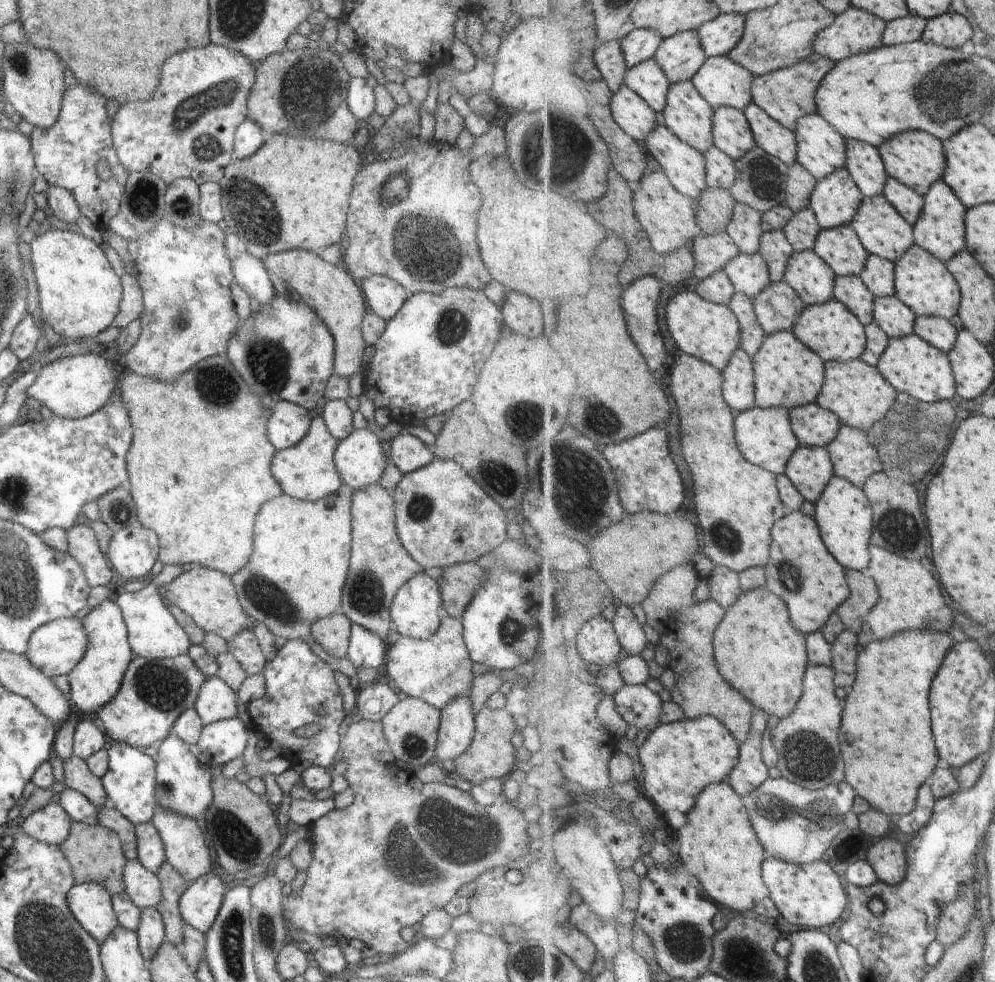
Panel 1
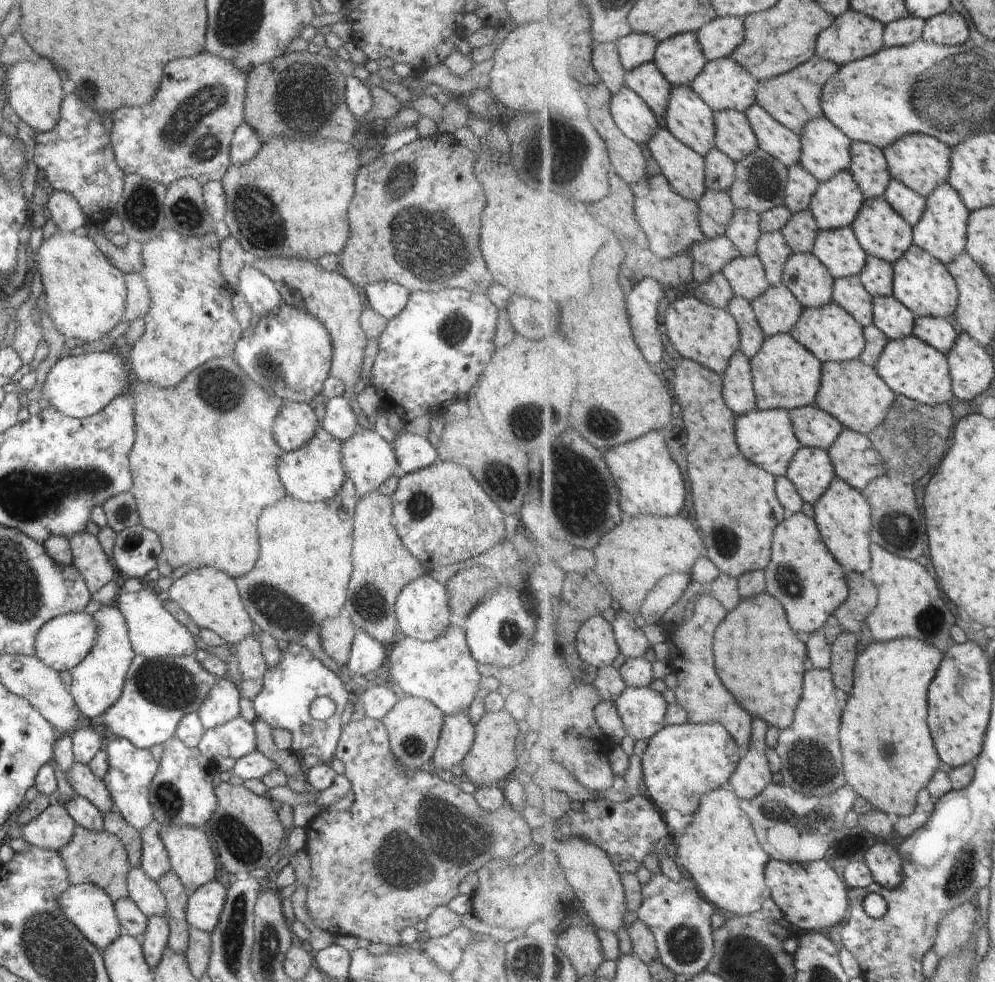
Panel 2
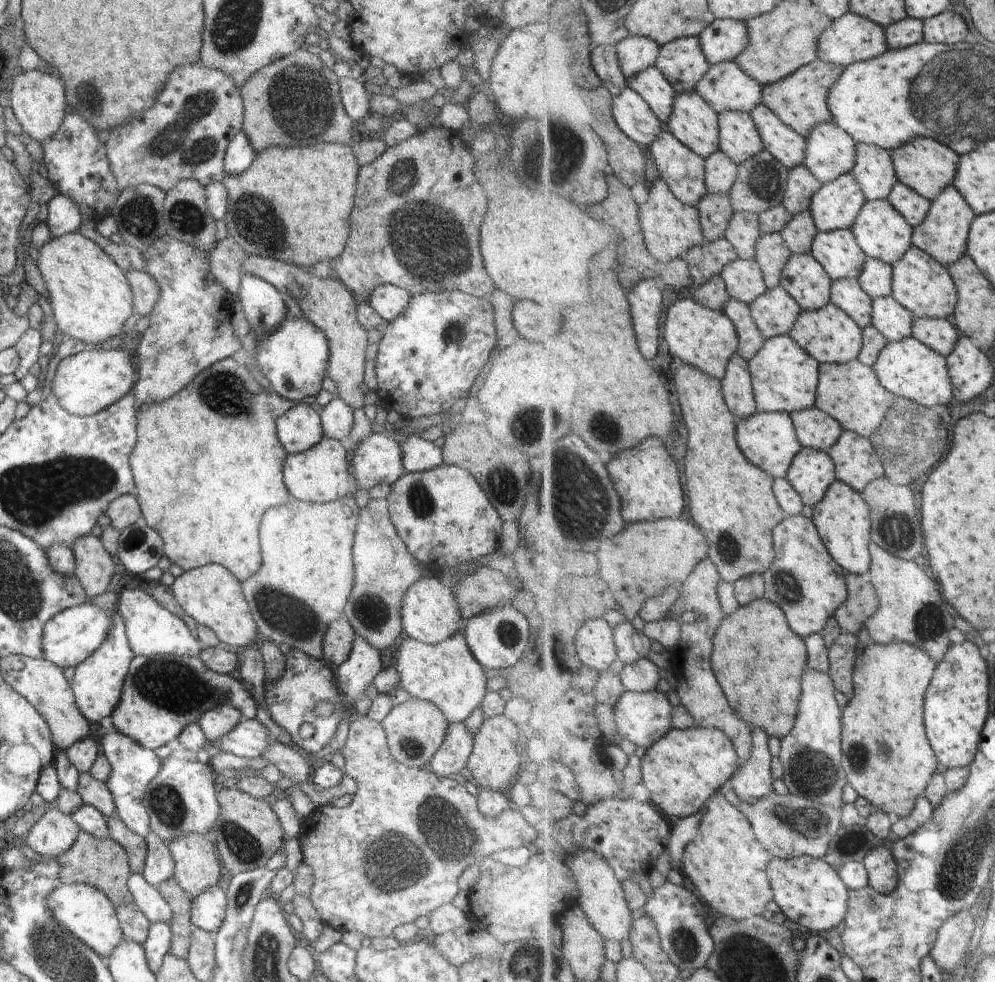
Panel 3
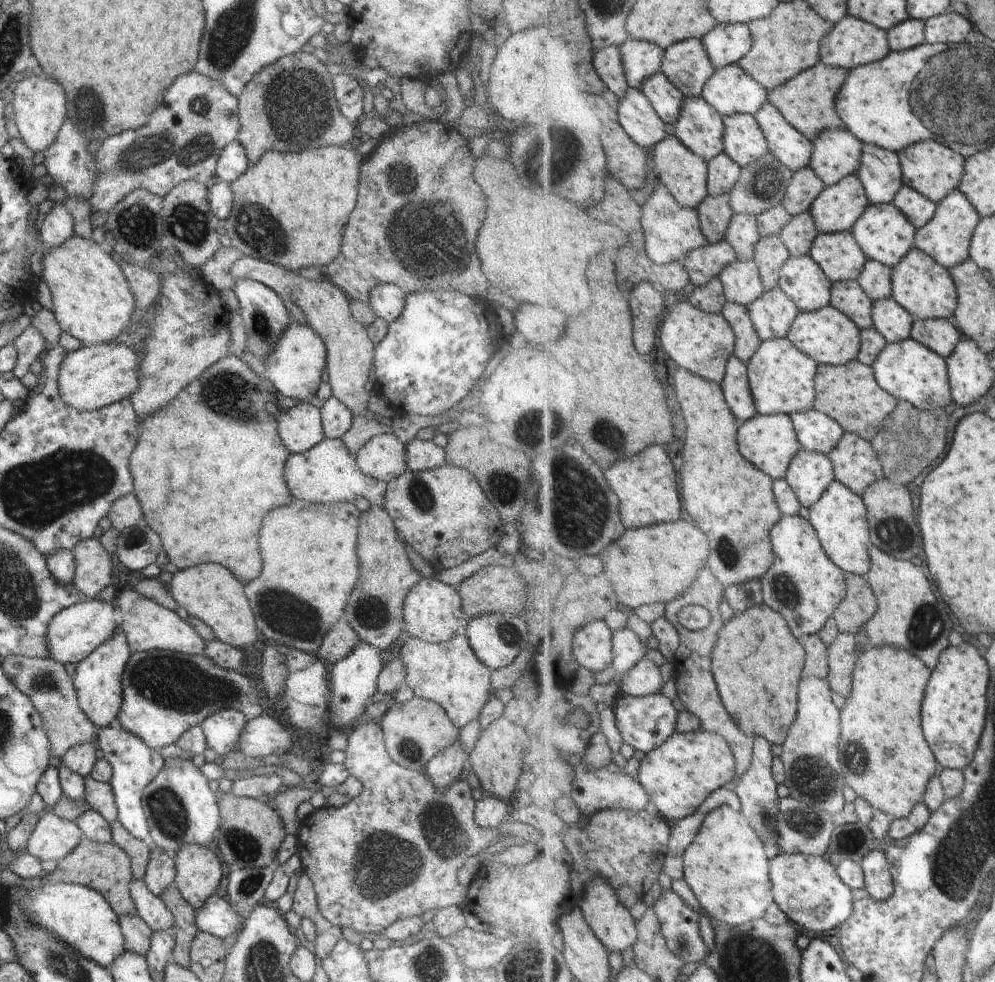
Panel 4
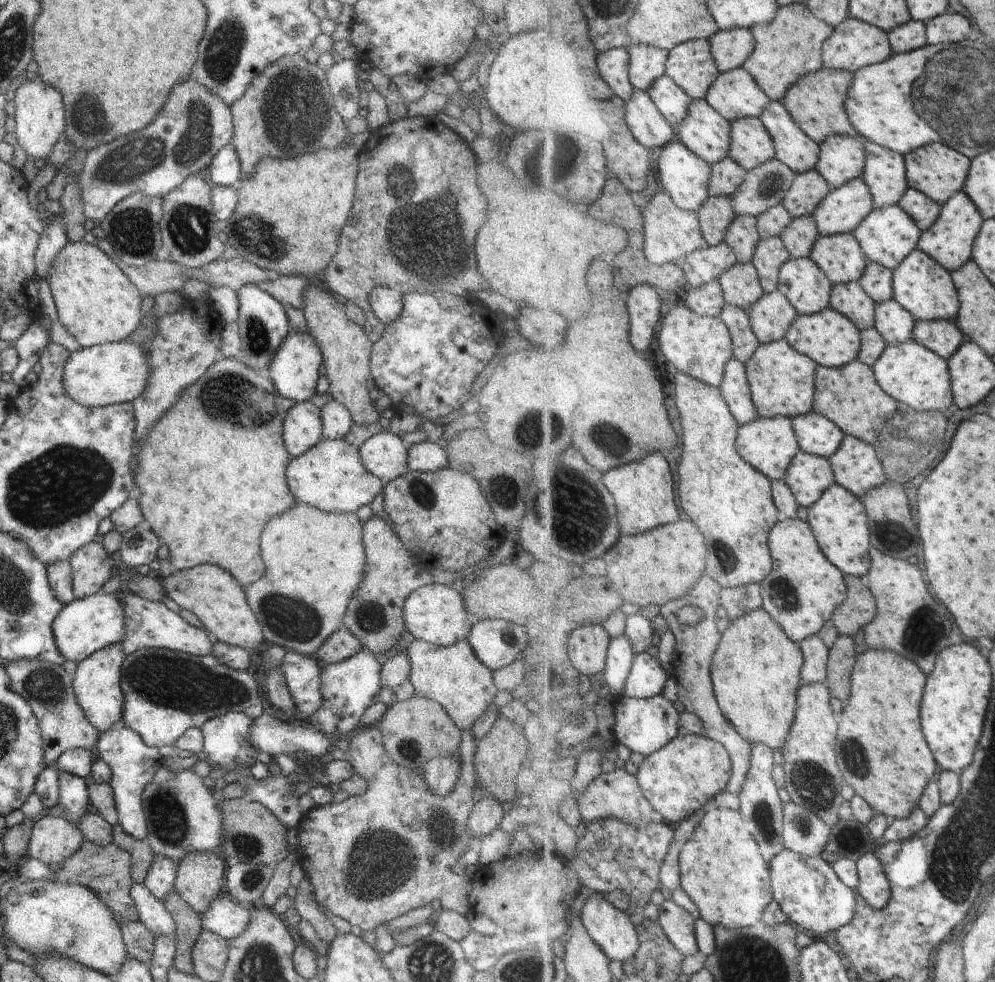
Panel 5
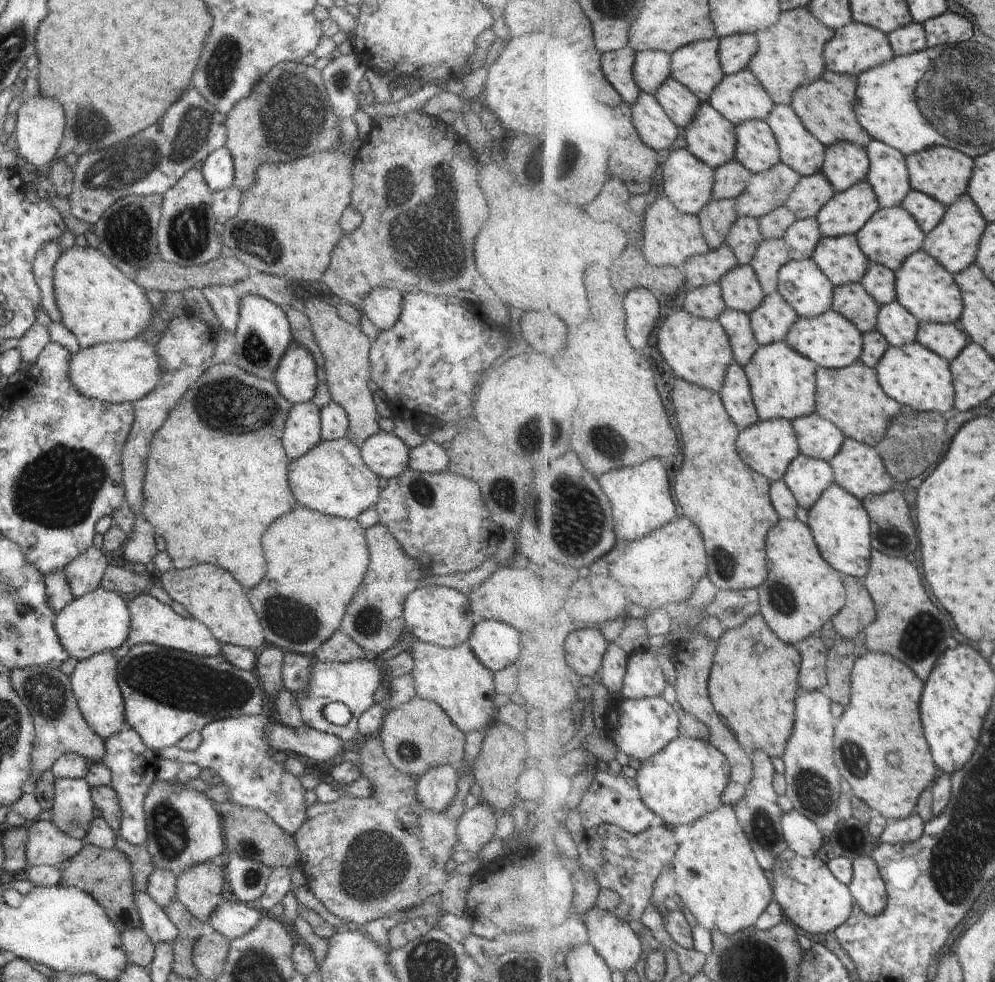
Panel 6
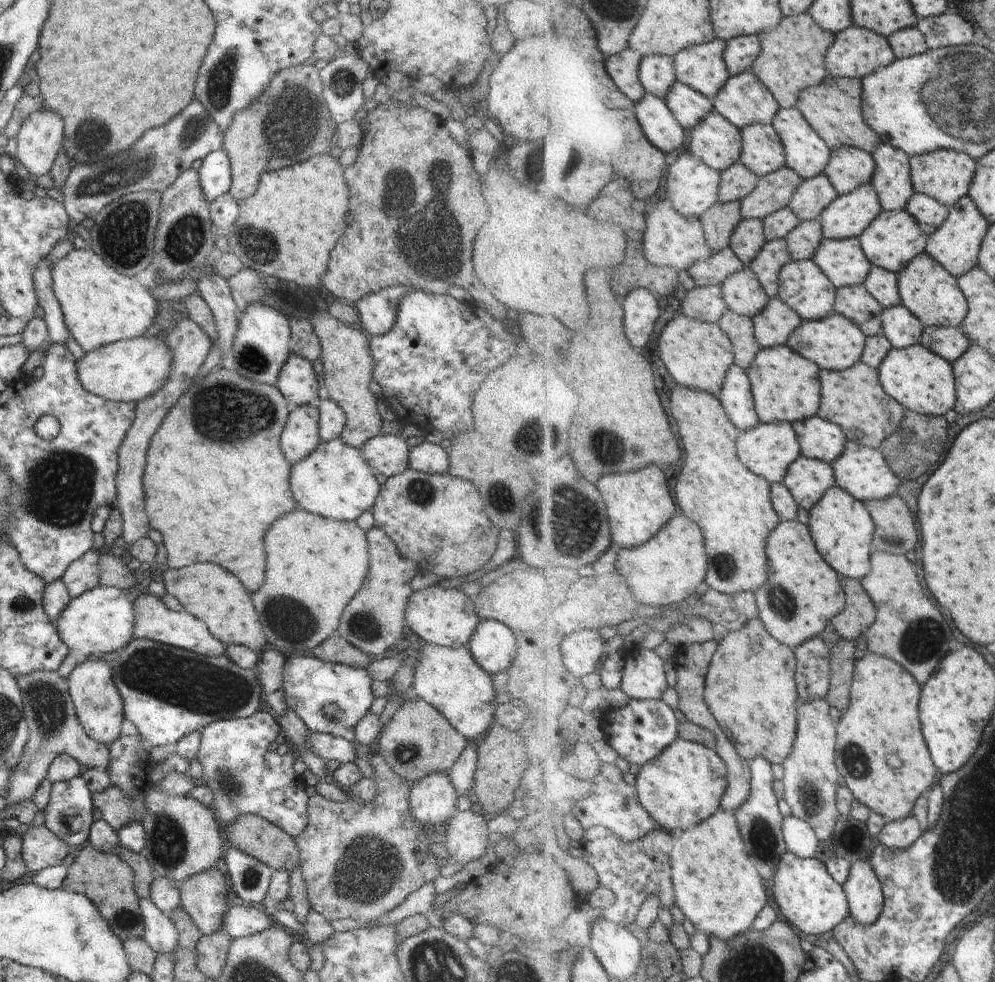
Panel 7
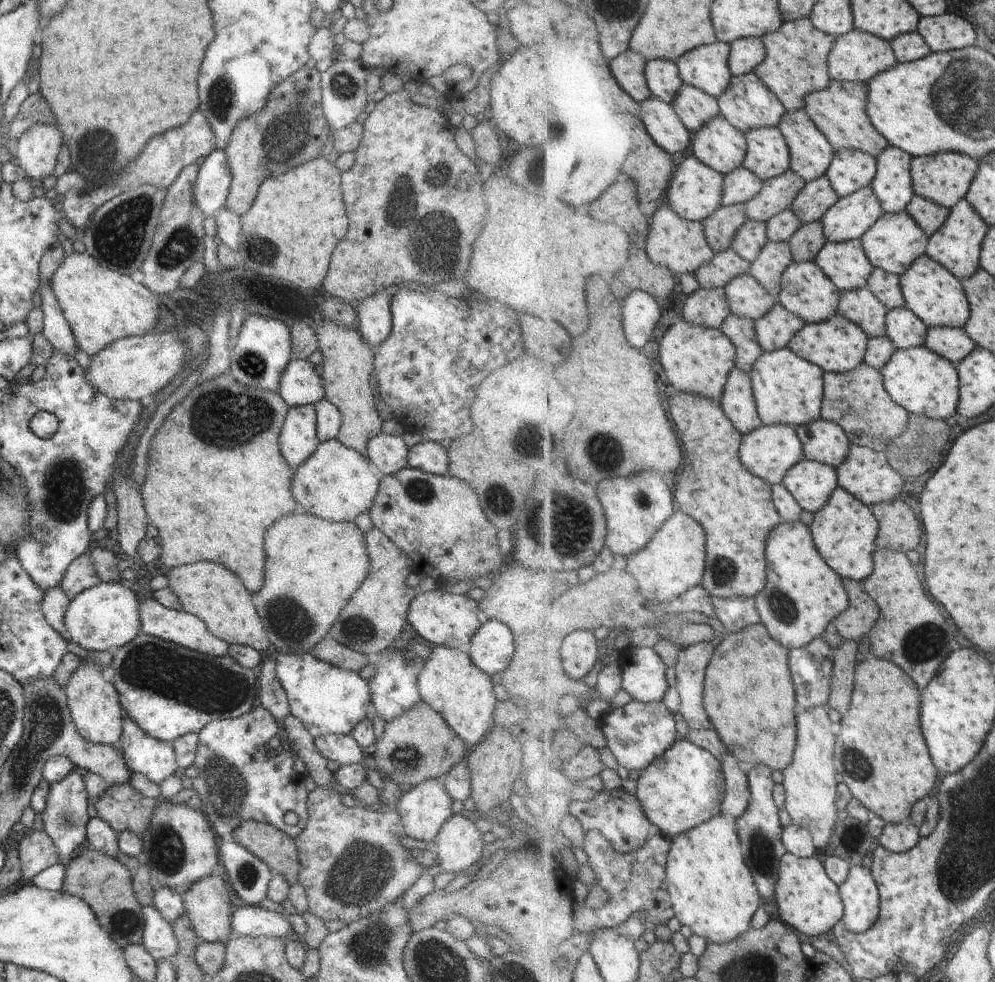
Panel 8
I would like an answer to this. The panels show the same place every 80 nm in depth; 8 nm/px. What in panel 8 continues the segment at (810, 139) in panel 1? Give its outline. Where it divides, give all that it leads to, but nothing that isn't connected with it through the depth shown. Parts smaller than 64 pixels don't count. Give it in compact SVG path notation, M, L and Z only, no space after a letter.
M844 147L836 152L834 162L827 175L841 197L872 185L879 174L879 160L872 153Z

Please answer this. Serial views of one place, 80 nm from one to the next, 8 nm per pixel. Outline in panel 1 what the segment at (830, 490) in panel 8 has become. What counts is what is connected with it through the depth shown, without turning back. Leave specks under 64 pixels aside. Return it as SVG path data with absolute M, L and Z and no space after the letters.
M801 445L789 460L785 474L800 489L805 500L816 504L836 476L831 449Z

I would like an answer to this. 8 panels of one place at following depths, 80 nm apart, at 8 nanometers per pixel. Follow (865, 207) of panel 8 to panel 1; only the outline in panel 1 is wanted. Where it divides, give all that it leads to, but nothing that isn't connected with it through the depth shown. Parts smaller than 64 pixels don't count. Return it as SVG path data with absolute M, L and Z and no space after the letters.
M844 167L836 171L834 175L828 176L827 179L819 181L819 186L816 187L813 194L811 208L816 211L824 229L843 227L855 222L865 197L863 189L859 187L855 177L847 167Z

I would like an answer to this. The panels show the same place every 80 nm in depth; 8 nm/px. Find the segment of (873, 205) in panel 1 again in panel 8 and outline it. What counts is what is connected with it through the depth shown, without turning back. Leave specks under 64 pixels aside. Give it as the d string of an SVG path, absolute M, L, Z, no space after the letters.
M908 211L901 213L884 213L879 222L863 236L863 245L872 264L888 272L905 275L915 262L927 254L931 237Z

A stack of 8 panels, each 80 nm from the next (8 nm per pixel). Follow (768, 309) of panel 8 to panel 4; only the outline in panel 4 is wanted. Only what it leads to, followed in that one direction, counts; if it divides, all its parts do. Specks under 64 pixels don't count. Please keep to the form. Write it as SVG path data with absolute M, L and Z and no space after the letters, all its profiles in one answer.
M755 260L738 261L719 276L730 302L751 305L766 292L759 264Z

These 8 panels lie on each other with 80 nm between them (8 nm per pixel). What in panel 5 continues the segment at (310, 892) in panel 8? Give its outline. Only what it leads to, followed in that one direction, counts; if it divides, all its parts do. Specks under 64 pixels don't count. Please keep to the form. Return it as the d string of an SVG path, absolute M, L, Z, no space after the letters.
M360 724L351 732L348 741L345 760L352 765L353 772L364 778L370 787L360 797L348 798L340 804L330 803L310 809L304 814L298 828L296 862L312 883L317 904L334 917L344 918L351 926L358 926L363 932L385 927L393 918L416 908L424 908L432 902L440 902L442 909L452 909L464 916L468 912L467 898L472 885L465 873L458 874L454 869L457 864L461 864L460 856L472 846L476 846L477 842L467 825L475 805L473 792L479 786L475 773L475 738L472 731L462 731L459 746L461 773L452 792L443 797L429 791L418 771L401 767L390 758L377 726Z

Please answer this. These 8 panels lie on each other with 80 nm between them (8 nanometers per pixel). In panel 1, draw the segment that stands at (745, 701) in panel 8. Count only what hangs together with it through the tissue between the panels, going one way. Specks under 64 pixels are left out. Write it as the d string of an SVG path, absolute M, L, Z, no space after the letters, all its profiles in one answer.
M768 586L756 588L756 590L743 591L734 607L727 609L728 620L718 628L716 632L716 656L720 660L720 670L744 696L752 698L758 706L766 708L772 714L788 716L804 694L804 678L810 667L810 656L807 642L807 634L798 632L798 628L792 624L788 604L784 598L768 590Z

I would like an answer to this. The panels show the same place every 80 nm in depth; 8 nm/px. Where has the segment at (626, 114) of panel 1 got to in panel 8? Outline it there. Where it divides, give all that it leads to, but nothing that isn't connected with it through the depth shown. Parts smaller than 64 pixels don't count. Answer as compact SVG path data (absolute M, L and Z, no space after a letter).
M653 96L641 105L648 132L664 150L678 154L693 144L694 133L684 124L674 104Z

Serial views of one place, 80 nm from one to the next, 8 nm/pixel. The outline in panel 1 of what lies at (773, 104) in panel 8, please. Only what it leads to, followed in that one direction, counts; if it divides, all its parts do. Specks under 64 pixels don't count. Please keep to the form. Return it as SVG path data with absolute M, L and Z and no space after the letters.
M724 55L710 57L693 81L714 108L730 105L745 110L754 102L756 79L751 69Z

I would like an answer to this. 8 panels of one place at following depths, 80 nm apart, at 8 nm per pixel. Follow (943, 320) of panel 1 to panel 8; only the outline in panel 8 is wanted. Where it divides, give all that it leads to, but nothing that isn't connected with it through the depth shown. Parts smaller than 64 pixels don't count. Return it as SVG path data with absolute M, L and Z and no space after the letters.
M958 327L931 328L924 345L957 366L978 348L977 342L966 328Z

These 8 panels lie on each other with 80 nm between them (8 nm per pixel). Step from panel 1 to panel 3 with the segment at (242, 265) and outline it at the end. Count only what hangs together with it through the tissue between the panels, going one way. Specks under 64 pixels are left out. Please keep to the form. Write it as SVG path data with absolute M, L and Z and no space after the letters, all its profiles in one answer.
M243 274L237 292L242 316L250 326L251 343L264 332L276 328L288 315L282 294L254 274Z

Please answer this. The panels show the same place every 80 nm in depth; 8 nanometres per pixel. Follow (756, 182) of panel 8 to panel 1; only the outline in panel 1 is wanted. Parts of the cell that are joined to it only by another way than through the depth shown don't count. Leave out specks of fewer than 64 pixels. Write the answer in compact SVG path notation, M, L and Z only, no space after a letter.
M718 145L705 152L707 156L707 181L712 188L725 188L731 191L739 179L739 168L727 152Z

